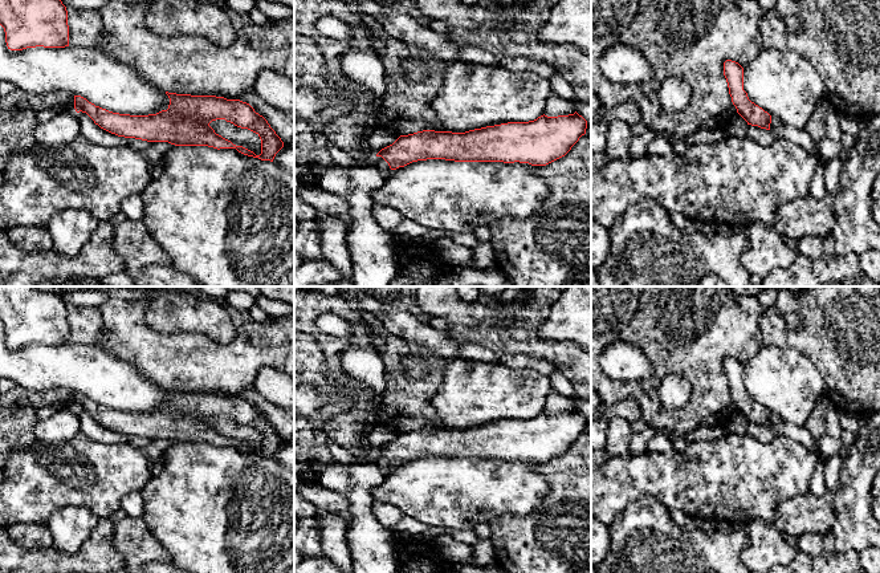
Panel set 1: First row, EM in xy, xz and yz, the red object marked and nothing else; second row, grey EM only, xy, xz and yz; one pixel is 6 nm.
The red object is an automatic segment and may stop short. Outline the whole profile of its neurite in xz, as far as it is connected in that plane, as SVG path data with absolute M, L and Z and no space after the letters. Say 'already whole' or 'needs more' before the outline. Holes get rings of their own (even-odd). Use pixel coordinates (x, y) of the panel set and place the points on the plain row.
already whole; M575 409L558 414L543 411L529 419L508 419L465 430L423 427L400 432L376 454L382 454L391 467L427 456L546 463L565 454L586 426L587 418Z

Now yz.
needs more; M726 357L724 359L724 373L732 399L747 422L770 427L775 436L793 439L810 452L818 452L818 442L811 436L806 426L791 424L783 420L779 415L771 414L749 397L747 390L743 387L743 365L738 359Z

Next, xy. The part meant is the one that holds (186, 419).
already whole; M166 391L170 395L167 407L148 413L113 410L74 393L77 410L86 410L101 426L125 435L147 439L168 439L175 443L208 443L213 446L236 446L239 450L273 459L284 439L268 418L240 397L216 393ZM225 416L237 424L256 430L261 436L261 451L236 443L216 431L209 423L212 418Z

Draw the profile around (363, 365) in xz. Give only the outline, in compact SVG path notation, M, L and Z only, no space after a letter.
M350 346L341 351L341 370L355 386L358 401L368 395L372 407L382 406L380 395L386 389L384 365L372 346Z

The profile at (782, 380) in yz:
M765 346L743 365L743 387L771 414L804 426L824 397L824 381L815 365L793 348Z

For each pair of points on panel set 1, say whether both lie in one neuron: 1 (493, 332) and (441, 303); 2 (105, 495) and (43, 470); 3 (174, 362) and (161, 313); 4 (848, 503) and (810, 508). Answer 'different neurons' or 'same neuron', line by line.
1: same neuron
2: same neuron
3: different neurons
4: different neurons

